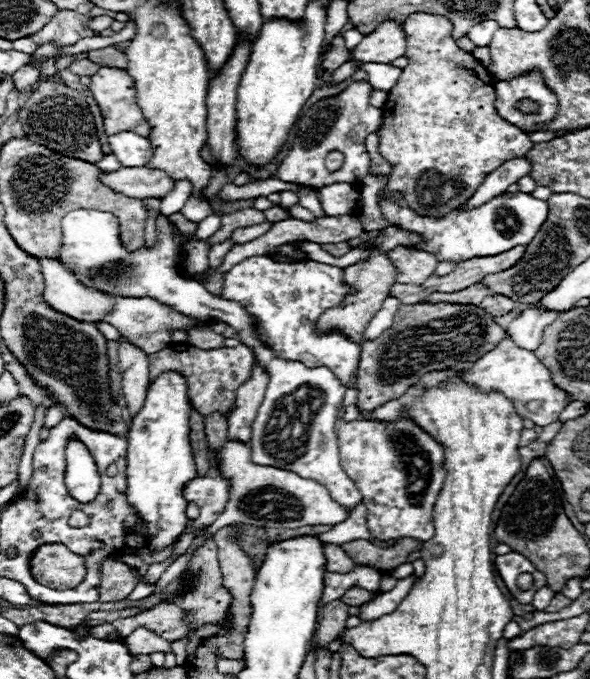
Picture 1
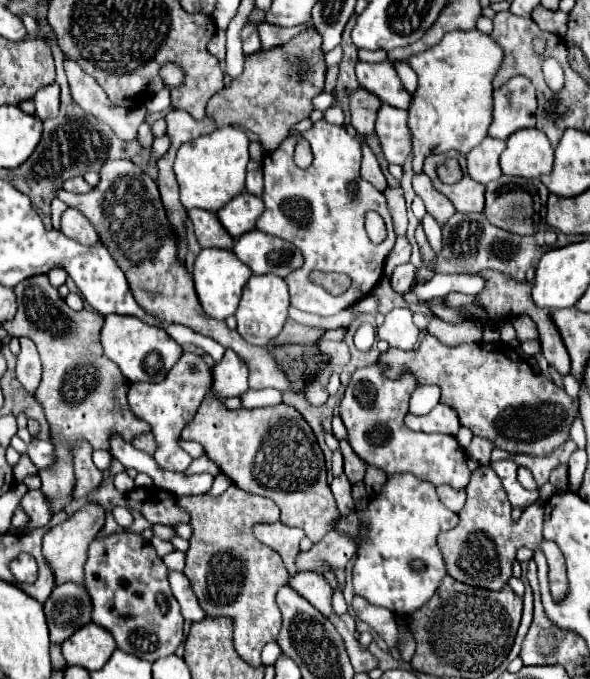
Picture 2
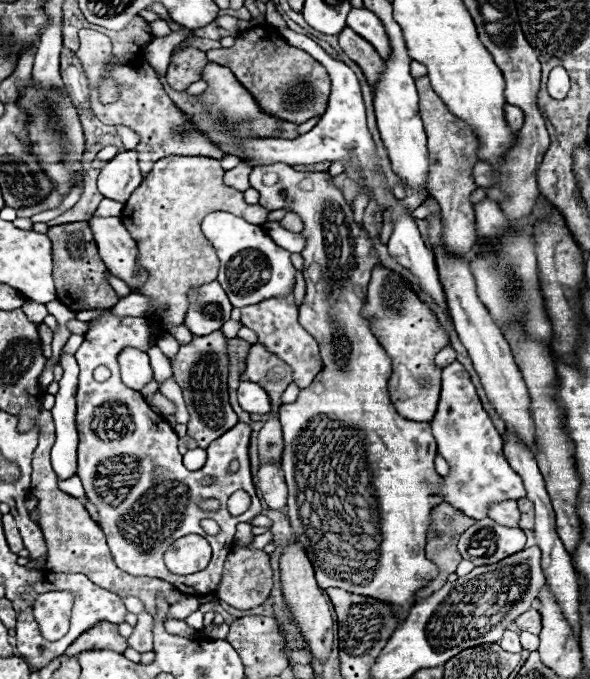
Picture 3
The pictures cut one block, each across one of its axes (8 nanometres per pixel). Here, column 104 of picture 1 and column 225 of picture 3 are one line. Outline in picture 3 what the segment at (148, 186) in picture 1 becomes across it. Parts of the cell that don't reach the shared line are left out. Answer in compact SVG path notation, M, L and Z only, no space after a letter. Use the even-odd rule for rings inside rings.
M240 162L236 168L232 168L232 170L228 170L228 172L224 174L224 180L226 180L226 184L230 184L232 188L238 188L240 192L244 192L244 190L250 188L250 182L248 182L250 170L252 170L252 168L250 168L248 164Z

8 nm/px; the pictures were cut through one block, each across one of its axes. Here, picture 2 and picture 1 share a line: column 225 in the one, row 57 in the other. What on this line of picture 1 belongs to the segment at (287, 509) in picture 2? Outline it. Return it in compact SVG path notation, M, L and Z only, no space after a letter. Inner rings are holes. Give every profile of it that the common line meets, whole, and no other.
M410 14L404 22L406 32L406 58L408 66L394 88L388 92L388 100L382 108L384 120L378 130L380 146L378 152L392 166L388 184L378 192L378 200L402 194L406 204L420 216L440 218L458 206L462 206L482 184L482 180L500 164L512 158L524 156L534 142L516 126L510 126L496 112L494 80L490 72L472 54L460 50L452 38L452 22L438 14Z

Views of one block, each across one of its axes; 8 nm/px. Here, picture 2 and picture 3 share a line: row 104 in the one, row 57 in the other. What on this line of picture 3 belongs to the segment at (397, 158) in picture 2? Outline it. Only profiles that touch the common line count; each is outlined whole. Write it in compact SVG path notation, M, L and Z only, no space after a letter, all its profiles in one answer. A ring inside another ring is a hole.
M352 8L348 14L348 26L354 28L354 32L358 32L364 40L370 40L384 60L390 58L390 42L378 16L366 8Z

